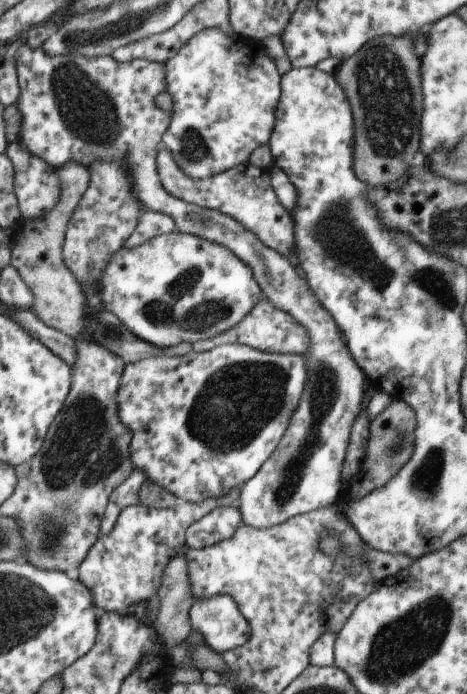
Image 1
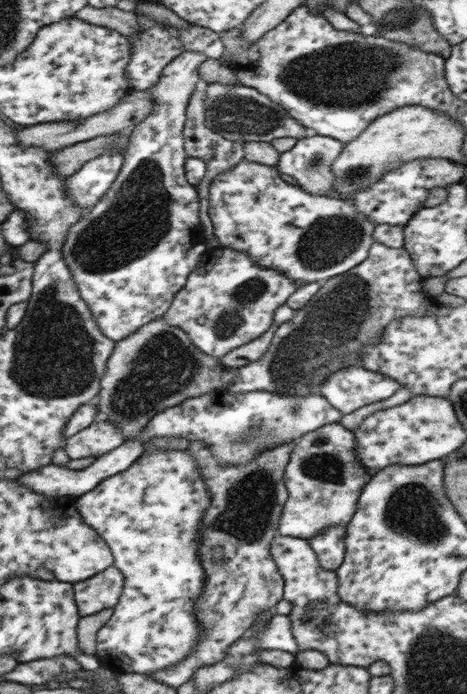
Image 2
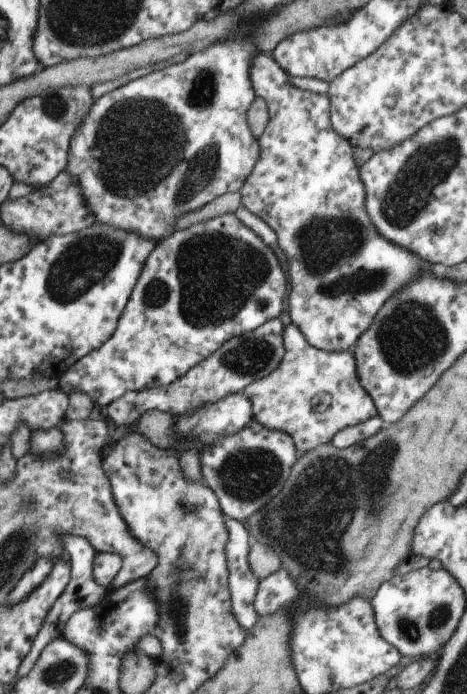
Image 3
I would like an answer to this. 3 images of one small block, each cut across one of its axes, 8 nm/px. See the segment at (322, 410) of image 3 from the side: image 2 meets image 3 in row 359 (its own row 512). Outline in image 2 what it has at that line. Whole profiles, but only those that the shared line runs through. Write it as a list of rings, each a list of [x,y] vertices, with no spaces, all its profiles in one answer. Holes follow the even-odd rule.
[[[339,422],[324,424],[314,431],[306,432],[293,441],[288,464],[283,474],[287,499],[277,524],[276,534],[308,539],[331,525],[346,525],[356,510],[357,498],[368,478],[362,466],[354,458],[353,431],[347,431]]]

